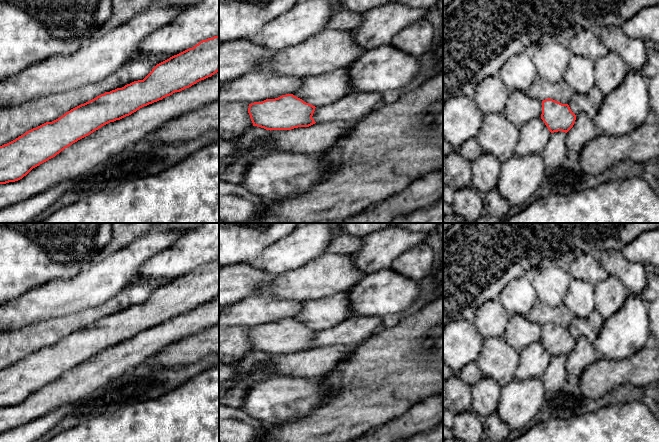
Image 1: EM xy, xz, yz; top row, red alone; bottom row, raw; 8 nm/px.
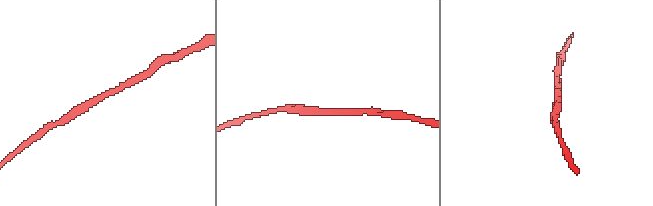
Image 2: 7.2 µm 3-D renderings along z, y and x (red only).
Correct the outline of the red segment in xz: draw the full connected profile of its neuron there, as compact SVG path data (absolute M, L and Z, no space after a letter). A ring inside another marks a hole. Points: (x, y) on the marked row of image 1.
M293 94L249 104L248 113L253 126L266 130L291 130L309 127L316 122L312 118L315 106Z

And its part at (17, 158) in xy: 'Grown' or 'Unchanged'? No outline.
Unchanged

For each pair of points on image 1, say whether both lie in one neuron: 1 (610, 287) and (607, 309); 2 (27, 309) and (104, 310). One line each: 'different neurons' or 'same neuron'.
1: same neuron
2: different neurons

